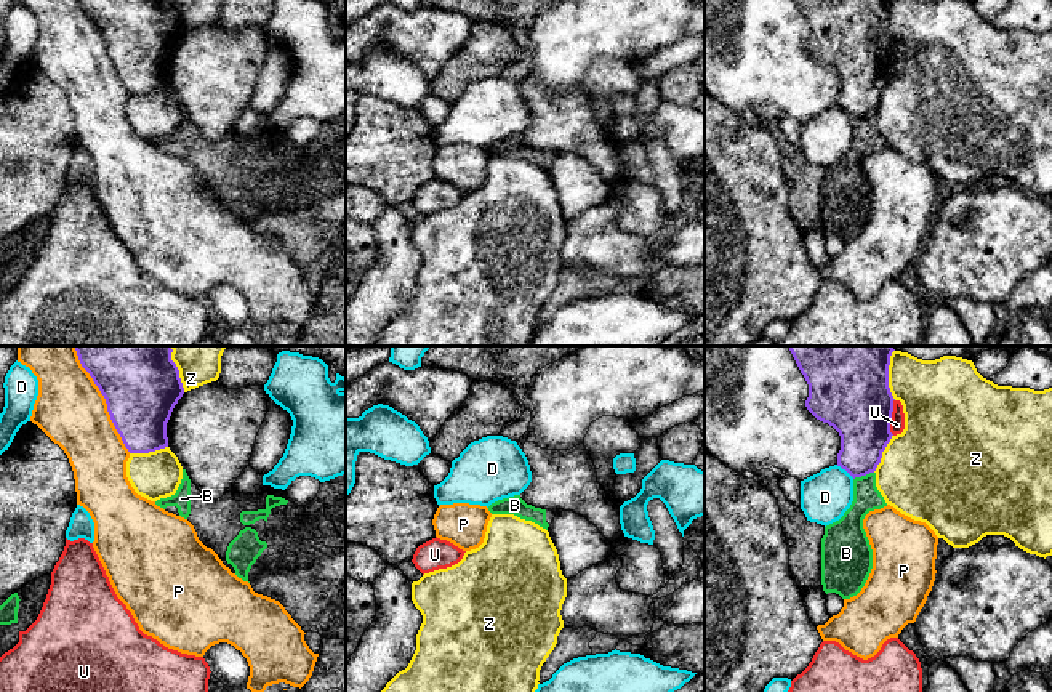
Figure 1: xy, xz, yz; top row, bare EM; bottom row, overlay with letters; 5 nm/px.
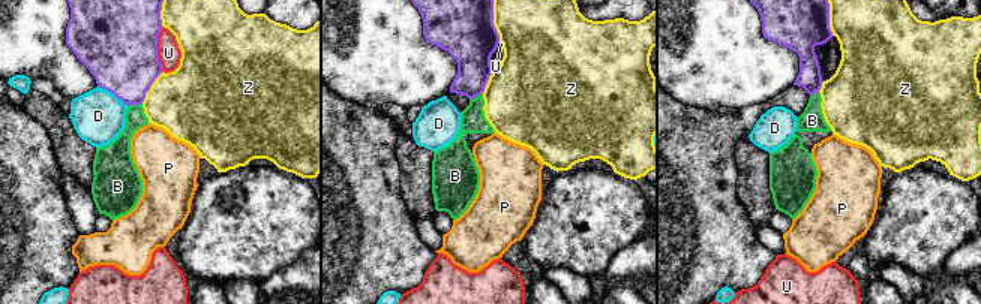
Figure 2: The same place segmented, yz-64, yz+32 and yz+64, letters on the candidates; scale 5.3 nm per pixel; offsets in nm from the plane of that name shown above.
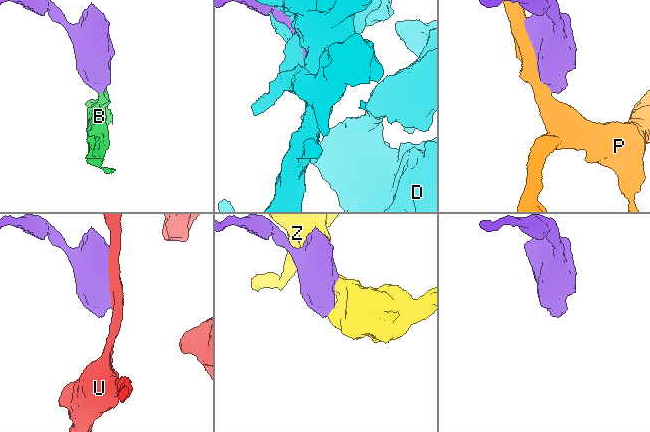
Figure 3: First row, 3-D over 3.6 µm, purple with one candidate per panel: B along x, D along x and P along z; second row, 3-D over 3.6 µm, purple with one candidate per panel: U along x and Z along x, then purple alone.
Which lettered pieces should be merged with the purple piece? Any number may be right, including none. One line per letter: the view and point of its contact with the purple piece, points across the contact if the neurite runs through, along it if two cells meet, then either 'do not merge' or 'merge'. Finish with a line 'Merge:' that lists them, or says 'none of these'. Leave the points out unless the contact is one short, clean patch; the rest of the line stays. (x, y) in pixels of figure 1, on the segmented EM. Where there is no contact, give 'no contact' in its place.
B: contact yz (863, 474); border yz (873, 471), (854, 479); do not merge
D: contact yz (846, 470); do not merge
P: contact xy (104, 398); do not merge
U: contact yz (891, 417); do not merge
Z: contact yz (887, 375); do not merge
Merge: none of these

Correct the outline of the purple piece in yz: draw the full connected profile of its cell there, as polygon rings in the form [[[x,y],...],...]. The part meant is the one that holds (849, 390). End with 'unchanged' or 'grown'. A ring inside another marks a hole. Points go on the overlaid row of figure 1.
[[[789,346],[809,384],[807,410],[841,436],[837,466],[853,479],[874,473],[892,439],[893,396],[889,388],[892,346]]]; unchanged

